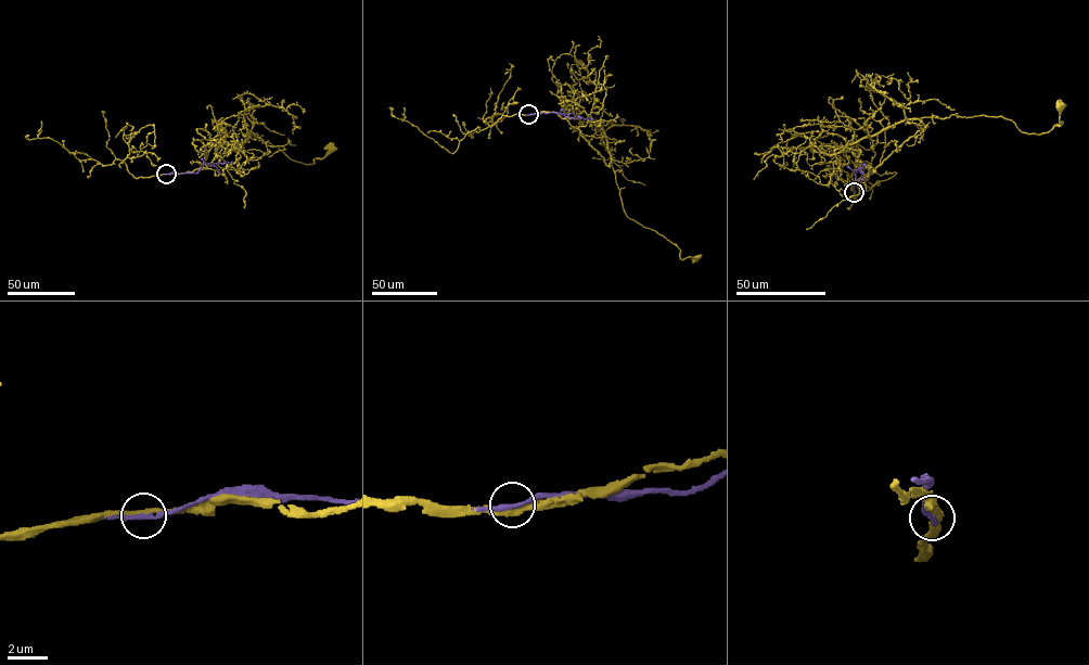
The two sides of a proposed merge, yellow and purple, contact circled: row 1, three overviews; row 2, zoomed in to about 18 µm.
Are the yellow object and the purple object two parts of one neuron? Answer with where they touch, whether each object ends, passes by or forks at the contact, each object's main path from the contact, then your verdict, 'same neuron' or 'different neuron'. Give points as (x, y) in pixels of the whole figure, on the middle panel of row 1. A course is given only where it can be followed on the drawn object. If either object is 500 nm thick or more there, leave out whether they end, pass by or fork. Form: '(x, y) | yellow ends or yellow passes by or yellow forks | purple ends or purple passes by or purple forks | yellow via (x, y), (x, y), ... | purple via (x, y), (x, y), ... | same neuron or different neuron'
(528, 114) | yellow passes by | purple passes by | yellow via (528, 114), (554, 112), (578, 128), (606, 165), (611, 163), (626, 215), (676, 245), (681, 259), (695, 257) | purple via (528, 114), (558, 113), (567, 116), (572, 113), (592, 119) | different neuron

